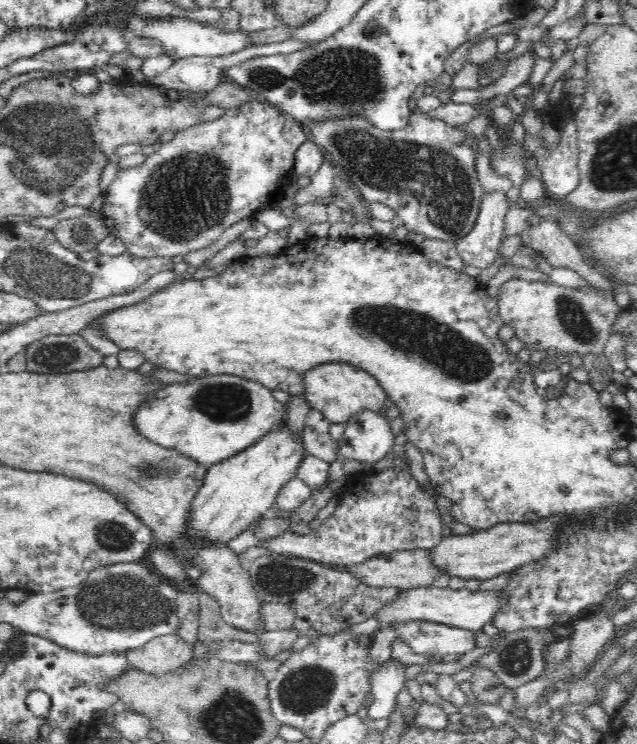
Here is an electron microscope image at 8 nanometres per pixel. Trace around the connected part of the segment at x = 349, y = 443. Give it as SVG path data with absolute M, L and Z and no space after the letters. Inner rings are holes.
M363 411L352 415L347 422L341 440L337 440L337 454L346 460L360 460L374 465L382 460L394 444L394 435L390 429L390 420L380 416L379 411Z

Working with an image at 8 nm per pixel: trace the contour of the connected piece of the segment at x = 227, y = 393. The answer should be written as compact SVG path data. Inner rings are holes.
M214 375L164 386L141 405L134 423L146 439L192 457L199 464L213 465L256 444L266 432L285 424L287 415L286 406L263 384L239 376Z

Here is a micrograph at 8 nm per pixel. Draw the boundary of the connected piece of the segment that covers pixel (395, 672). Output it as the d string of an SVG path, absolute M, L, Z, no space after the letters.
M391 658L370 674L373 701L369 704L367 716L374 720L392 716L396 710L396 696L405 686L404 671L407 667L399 659Z

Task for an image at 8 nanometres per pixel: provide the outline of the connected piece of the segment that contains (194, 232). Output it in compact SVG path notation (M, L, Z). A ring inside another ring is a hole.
M253 96L247 102L228 108L220 118L201 122L194 127L174 133L171 140L163 142L158 150L147 156L142 164L120 170L117 177L109 184L108 192L105 194L106 200L102 210L104 222L112 234L122 238L127 251L138 258L166 256L172 259L172 257L178 255L188 255L193 250L202 250L202 248L214 244L220 238L222 232L226 228L230 228L234 222L240 222L244 218L250 219L263 210L270 210L272 207L282 204L286 189L291 184L291 177L294 173L296 152L306 140L306 134L301 123L290 118L290 116L286 116L274 105Z

